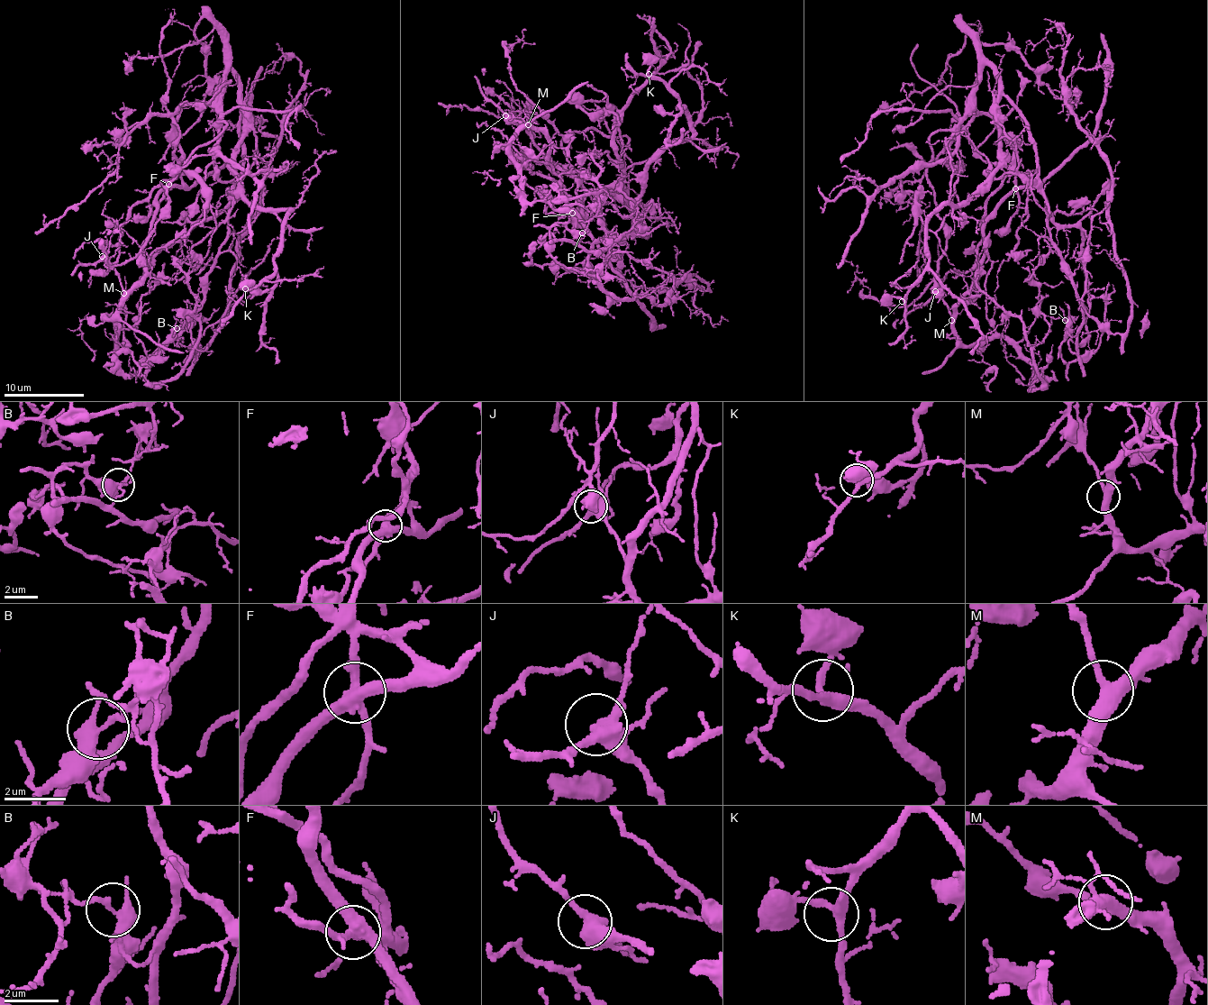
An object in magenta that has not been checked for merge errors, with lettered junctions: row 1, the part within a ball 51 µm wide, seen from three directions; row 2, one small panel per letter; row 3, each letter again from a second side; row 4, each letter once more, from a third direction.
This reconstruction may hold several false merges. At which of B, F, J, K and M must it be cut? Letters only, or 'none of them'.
B, F

